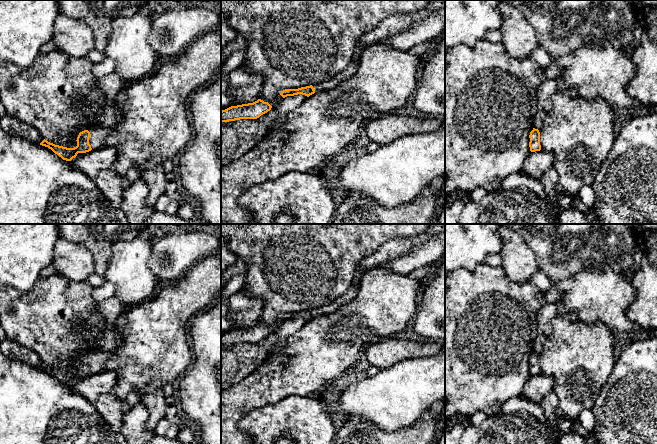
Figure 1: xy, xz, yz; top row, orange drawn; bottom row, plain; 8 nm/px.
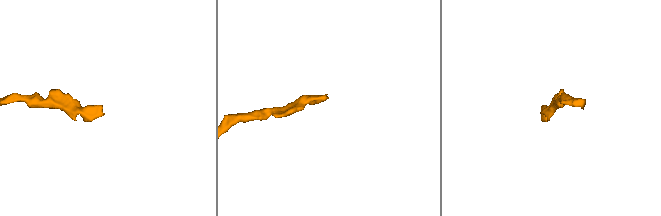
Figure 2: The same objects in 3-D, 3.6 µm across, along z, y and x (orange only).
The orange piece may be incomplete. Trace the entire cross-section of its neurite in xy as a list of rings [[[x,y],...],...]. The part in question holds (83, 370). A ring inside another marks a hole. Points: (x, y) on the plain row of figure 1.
[[[100,350],[90,352],[79,357],[77,361],[77,370],[67,372],[43,364],[40,369],[48,371],[63,384],[71,385],[78,377],[86,377],[91,374],[100,373],[105,370],[105,363],[112,356],[112,351]]]

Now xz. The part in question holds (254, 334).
[[[261,323],[253,327],[231,330],[221,335],[221,346],[229,346],[240,343],[257,343],[270,335],[272,330]]]

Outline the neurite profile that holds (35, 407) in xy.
[[[0,352],[0,444],[126,444],[126,441],[102,419],[94,405],[74,392],[70,385],[63,384],[48,371],[12,361]]]

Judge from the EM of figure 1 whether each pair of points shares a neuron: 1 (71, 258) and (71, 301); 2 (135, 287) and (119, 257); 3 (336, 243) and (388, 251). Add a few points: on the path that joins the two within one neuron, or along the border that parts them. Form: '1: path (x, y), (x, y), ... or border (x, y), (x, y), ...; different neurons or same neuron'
1: border (56, 273), (74, 281), (85, 281); different neurons
2: path (134, 280), (126, 264); same neuron
3: border (399, 238), (386, 241), (360, 261); different neurons

